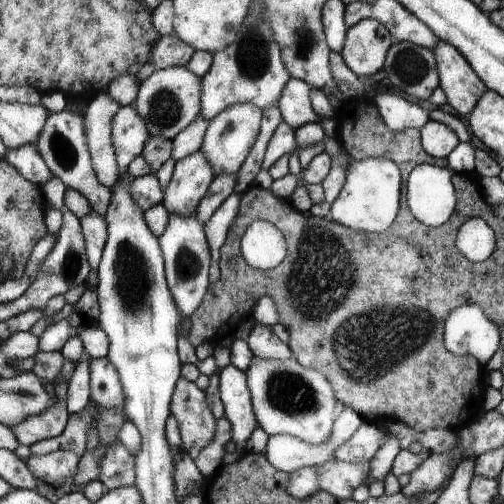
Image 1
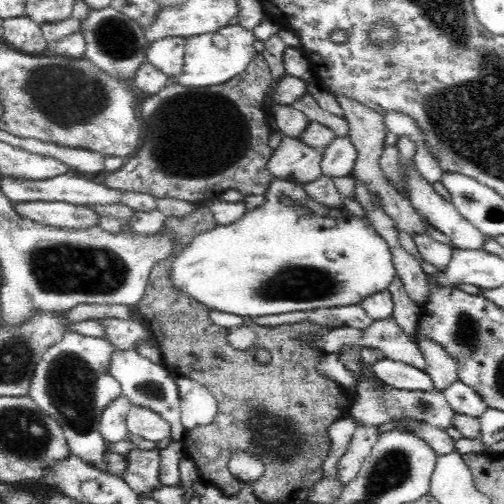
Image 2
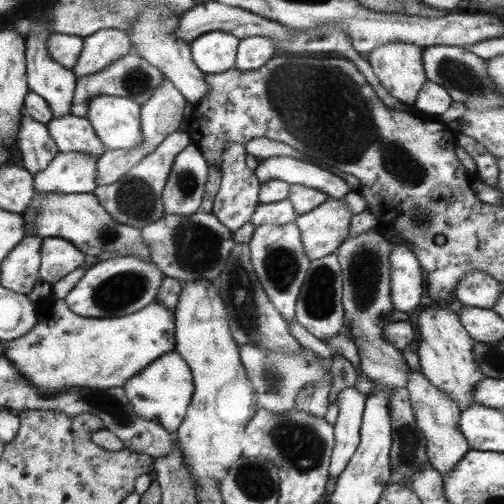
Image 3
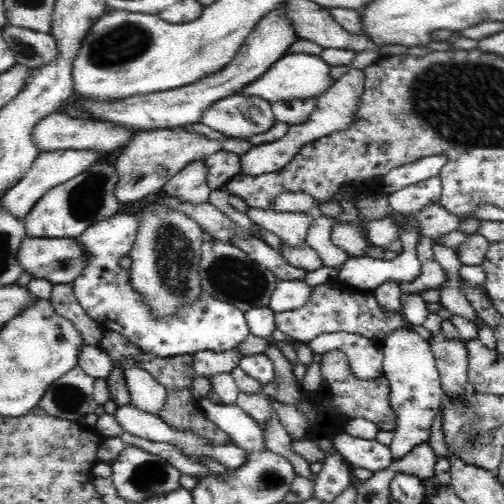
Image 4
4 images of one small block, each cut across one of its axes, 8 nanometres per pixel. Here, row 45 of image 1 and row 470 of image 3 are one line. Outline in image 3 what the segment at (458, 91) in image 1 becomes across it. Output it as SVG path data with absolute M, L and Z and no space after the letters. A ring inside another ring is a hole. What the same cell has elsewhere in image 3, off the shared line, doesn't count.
M409 368L407 382L403 388L409 392L409 402L411 402L411 410L413 410L417 428L423 432L423 436L427 440L427 458L429 458L427 462L439 474L449 474L453 470L453 466L471 450L465 436L459 430L461 410L459 410L457 402L453 402L443 390L433 386L421 372L413 372L411 368Z

